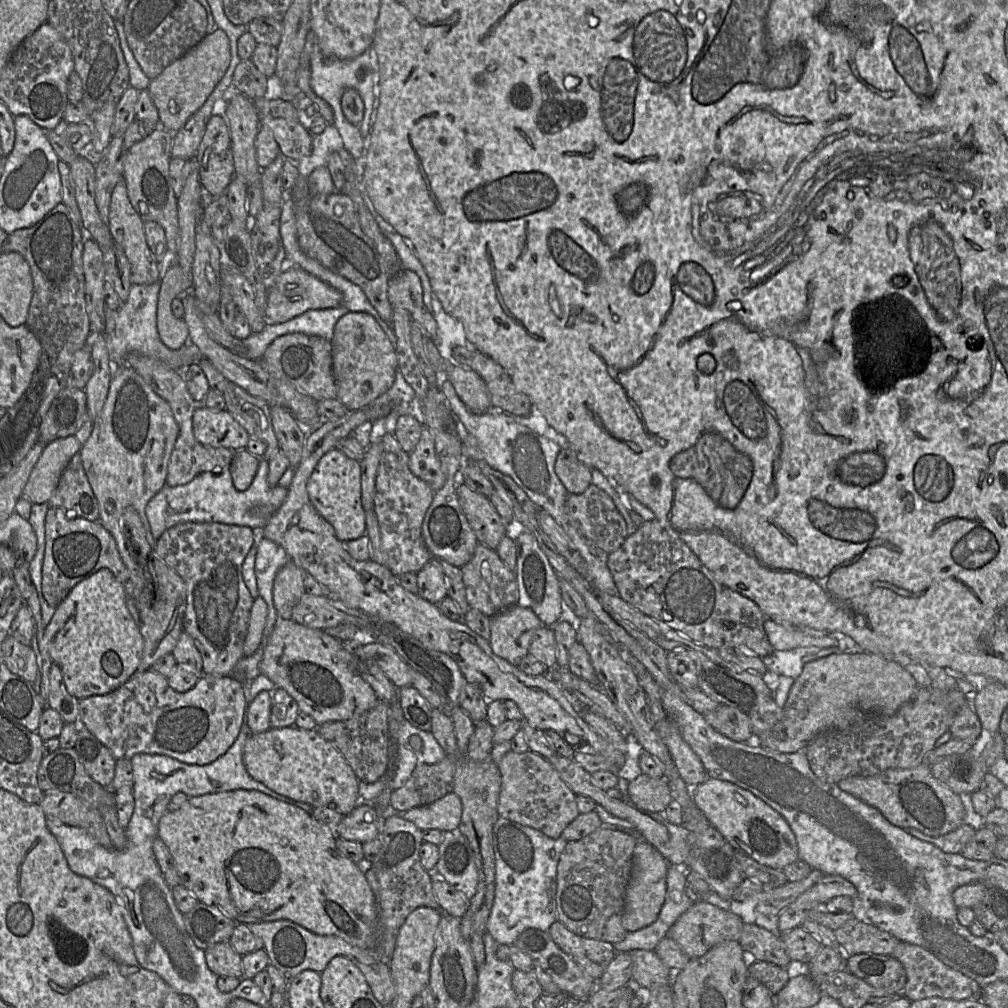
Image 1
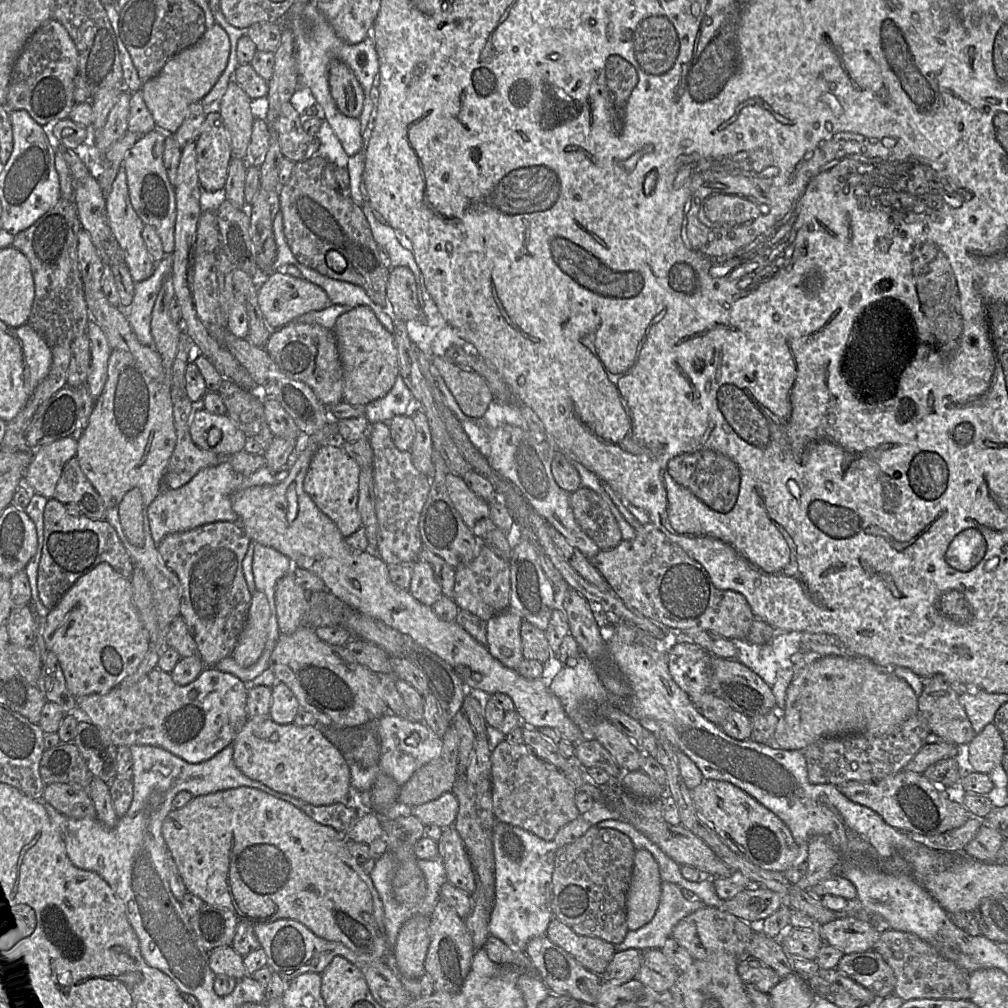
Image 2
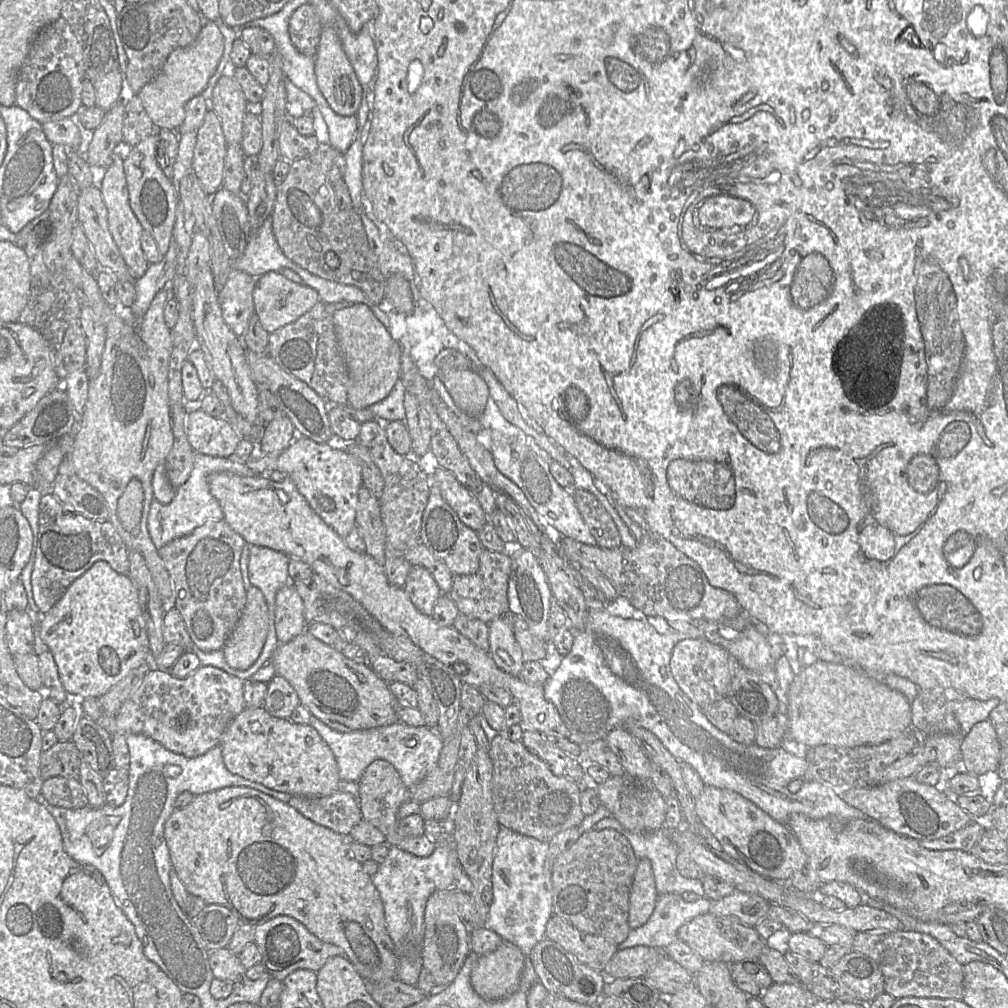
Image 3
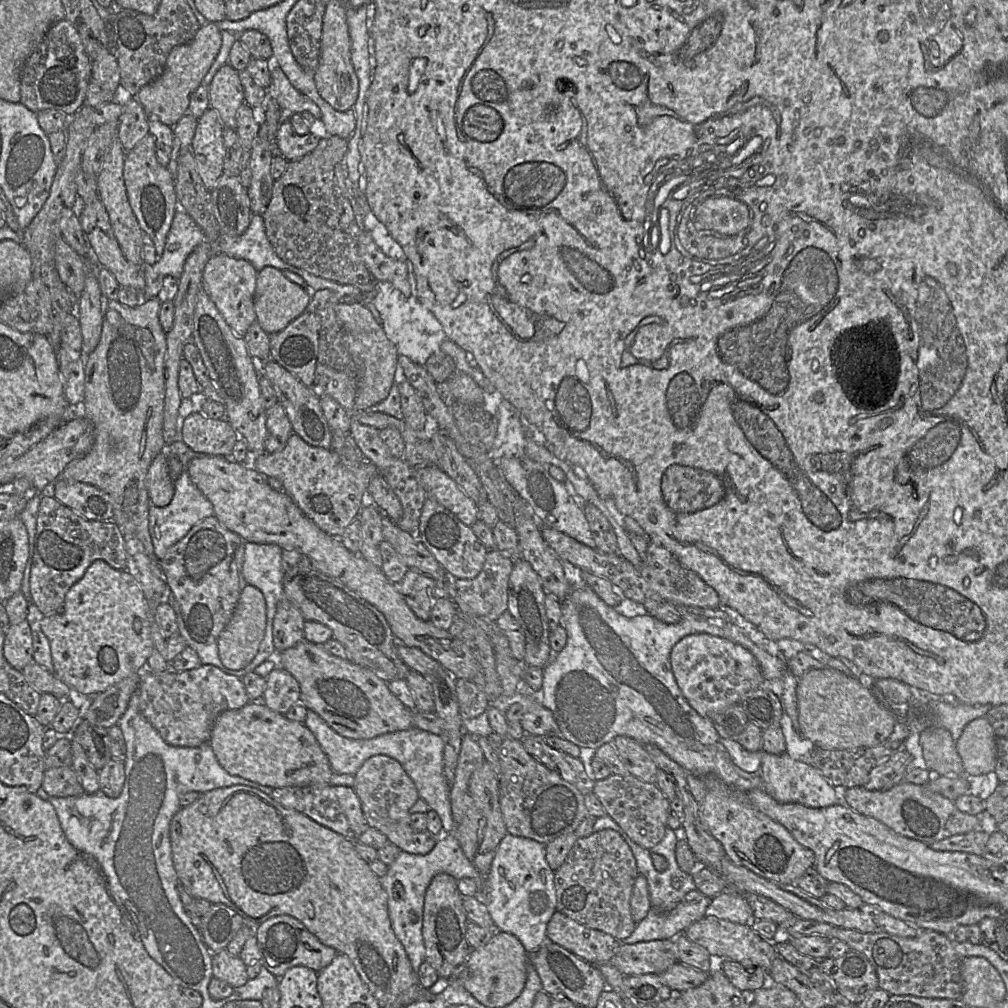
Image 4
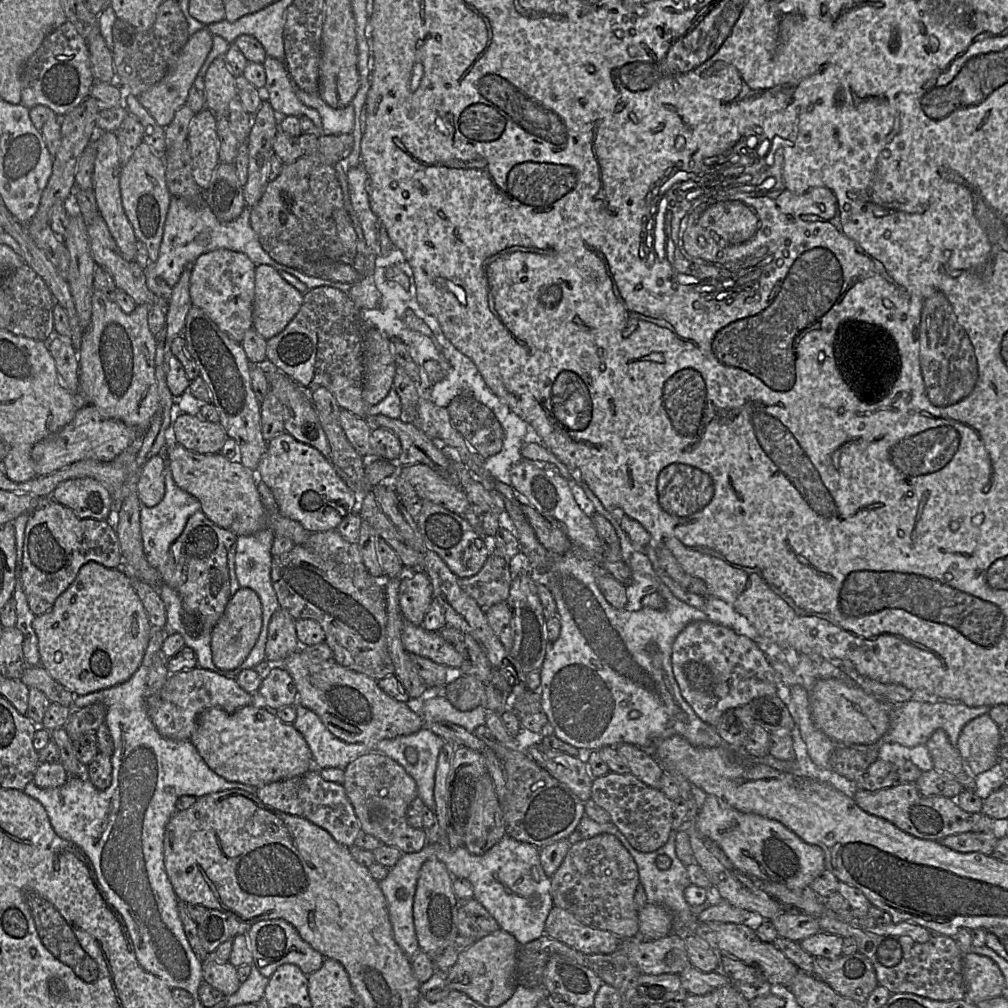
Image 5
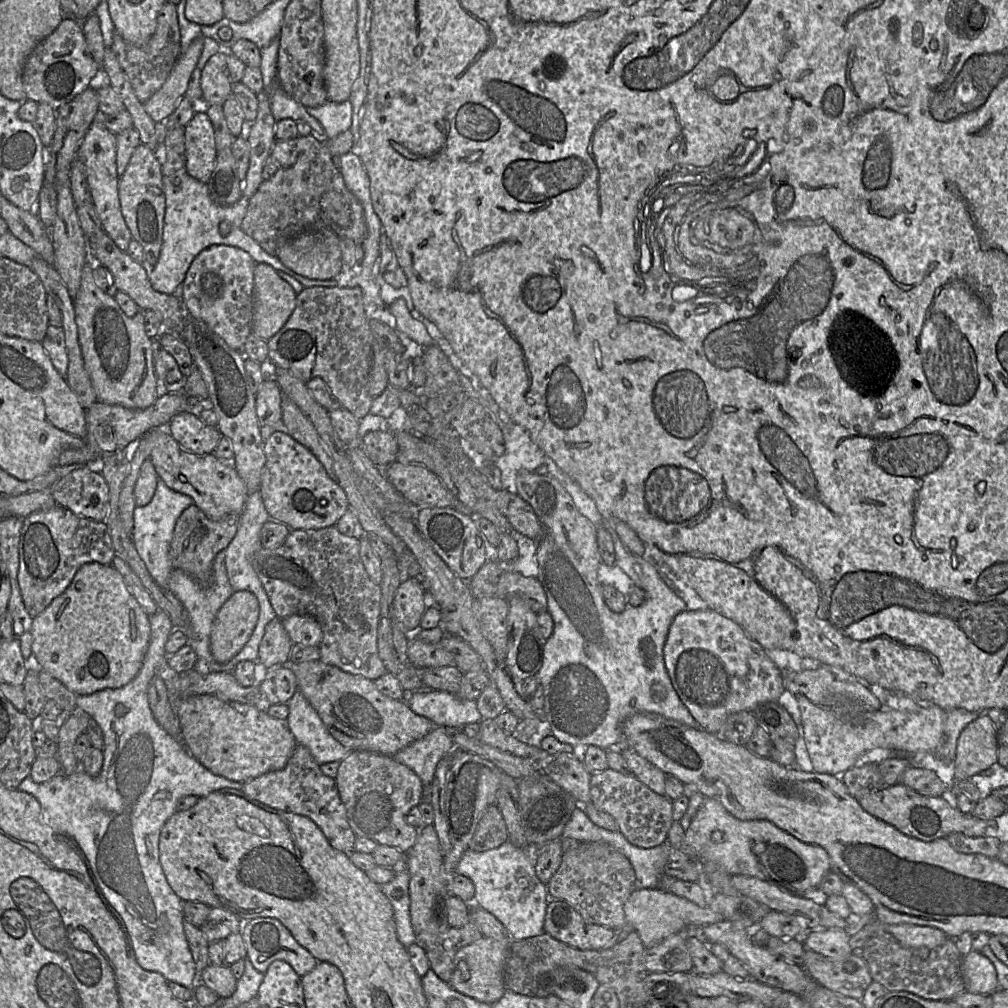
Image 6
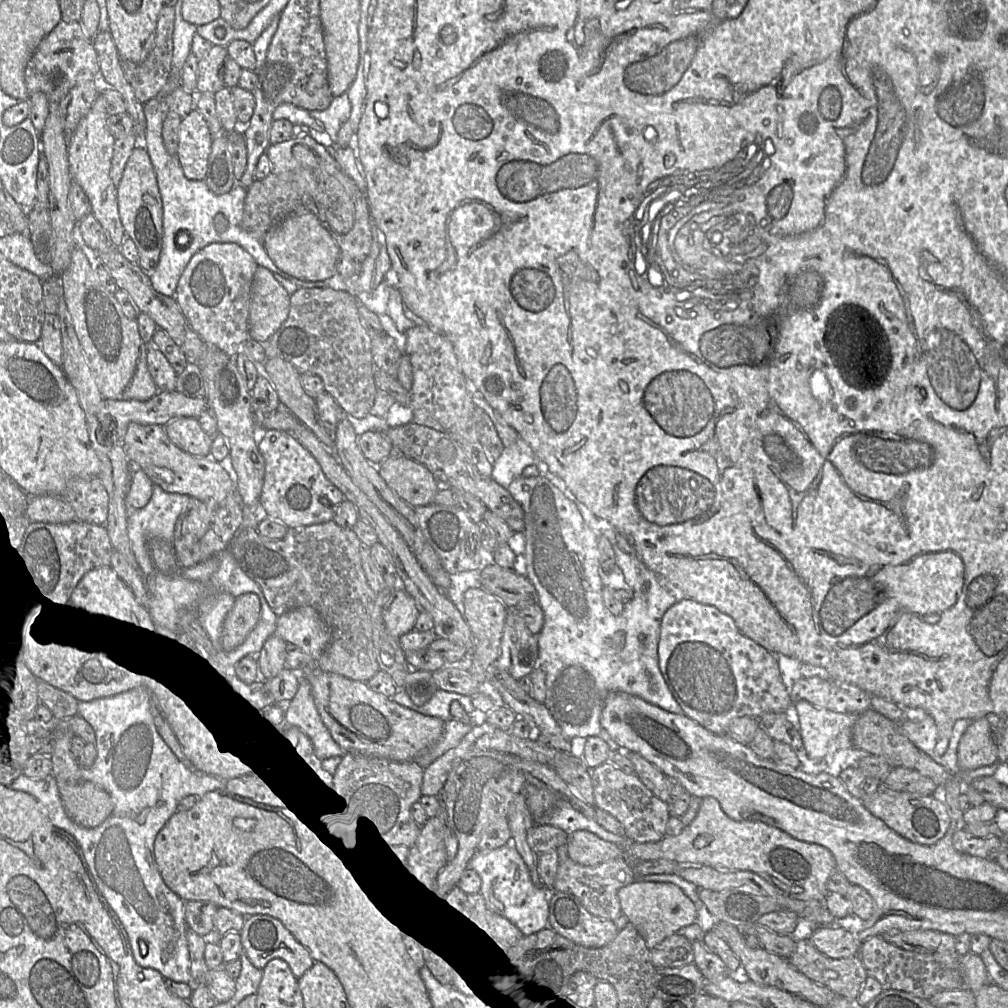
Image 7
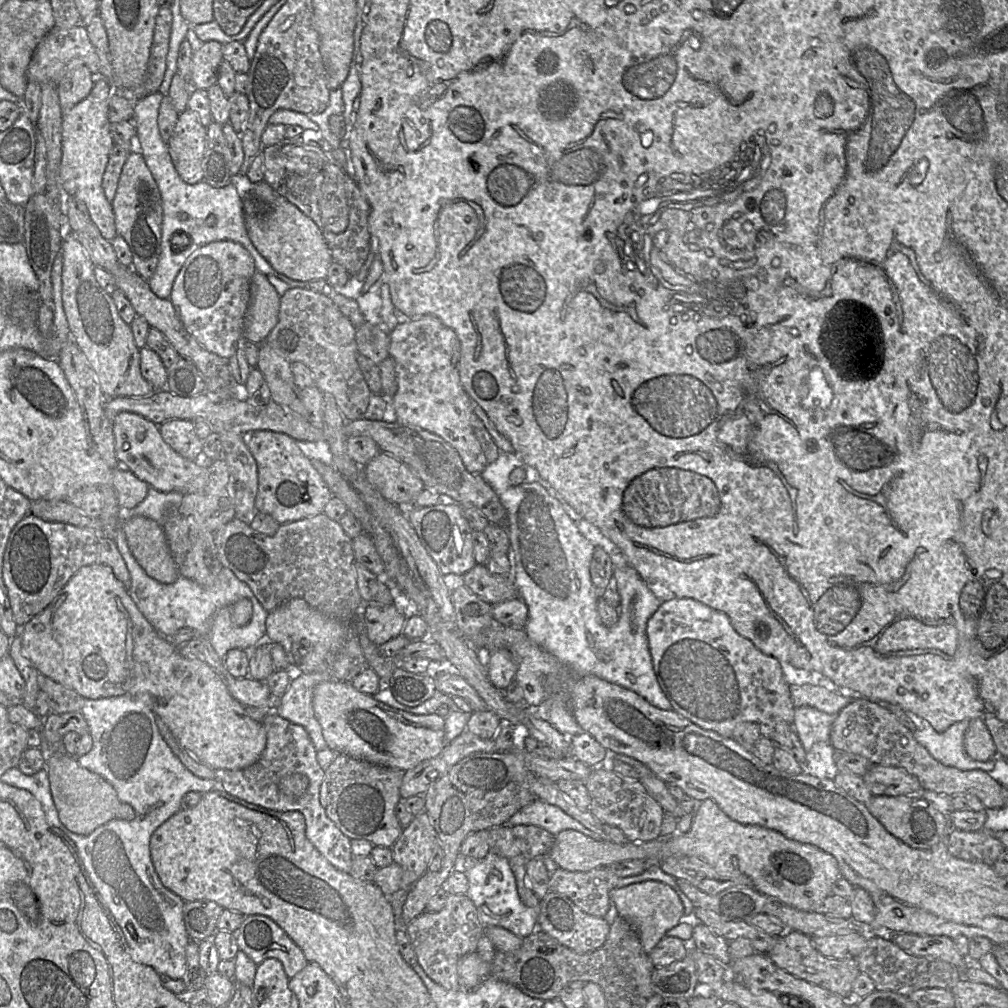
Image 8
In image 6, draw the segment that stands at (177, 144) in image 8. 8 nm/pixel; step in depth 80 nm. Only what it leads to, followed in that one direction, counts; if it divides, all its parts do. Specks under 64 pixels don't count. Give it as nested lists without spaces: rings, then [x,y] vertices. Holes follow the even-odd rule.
[[[199,106],[184,127],[186,171],[203,183],[207,183],[211,177],[218,152],[213,125],[205,107]]]

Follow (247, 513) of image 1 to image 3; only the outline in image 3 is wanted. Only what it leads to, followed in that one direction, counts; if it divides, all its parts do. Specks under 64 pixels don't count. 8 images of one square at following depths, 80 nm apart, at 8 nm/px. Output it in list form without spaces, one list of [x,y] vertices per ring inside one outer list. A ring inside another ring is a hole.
[[[196,452],[191,474],[184,484],[176,488],[172,501],[162,504],[156,499],[152,500],[148,514],[148,531],[155,547],[159,550],[168,542],[188,535],[208,520],[223,520],[223,510],[209,490],[208,476],[219,472],[247,477],[255,476],[256,473],[248,468],[245,461],[239,460],[235,456],[217,457]]]

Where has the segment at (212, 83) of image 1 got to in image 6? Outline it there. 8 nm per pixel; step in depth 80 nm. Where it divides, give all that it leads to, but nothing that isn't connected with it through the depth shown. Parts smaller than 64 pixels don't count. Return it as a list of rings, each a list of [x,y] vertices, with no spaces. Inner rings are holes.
[[[195,38],[178,57],[164,84],[145,102],[146,113],[156,123],[164,122],[185,97],[192,72],[203,50],[203,38]]]

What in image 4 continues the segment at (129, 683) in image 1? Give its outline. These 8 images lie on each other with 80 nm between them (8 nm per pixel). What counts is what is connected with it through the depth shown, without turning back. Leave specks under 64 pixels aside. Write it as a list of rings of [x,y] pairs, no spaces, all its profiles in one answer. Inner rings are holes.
[[[200,665],[182,672],[143,672],[138,686],[139,710],[162,739],[179,747],[208,744],[215,719],[224,711],[239,709],[250,702],[241,678],[214,665]]]

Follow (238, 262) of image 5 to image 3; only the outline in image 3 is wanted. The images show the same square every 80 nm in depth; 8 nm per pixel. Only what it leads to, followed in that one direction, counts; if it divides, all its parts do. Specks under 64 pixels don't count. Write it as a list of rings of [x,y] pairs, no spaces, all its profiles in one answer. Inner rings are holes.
[[[232,268],[226,283],[218,291],[218,300],[223,319],[233,333],[243,338],[251,316],[255,313],[253,294],[256,278]]]

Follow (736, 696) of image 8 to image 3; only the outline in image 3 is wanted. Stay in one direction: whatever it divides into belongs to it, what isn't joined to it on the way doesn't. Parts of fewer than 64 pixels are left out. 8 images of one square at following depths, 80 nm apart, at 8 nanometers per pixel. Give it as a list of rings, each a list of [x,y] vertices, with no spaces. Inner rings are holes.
[[[704,638],[685,639],[672,651],[670,670],[683,693],[699,708],[727,698],[732,680],[740,666],[738,660],[722,646]]]

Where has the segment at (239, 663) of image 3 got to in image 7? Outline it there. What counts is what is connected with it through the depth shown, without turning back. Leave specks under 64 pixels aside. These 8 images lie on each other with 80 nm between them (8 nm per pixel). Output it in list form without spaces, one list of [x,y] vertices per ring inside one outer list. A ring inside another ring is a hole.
[[[251,592],[235,597],[220,634],[220,651],[229,652],[239,646],[259,620],[260,601]]]

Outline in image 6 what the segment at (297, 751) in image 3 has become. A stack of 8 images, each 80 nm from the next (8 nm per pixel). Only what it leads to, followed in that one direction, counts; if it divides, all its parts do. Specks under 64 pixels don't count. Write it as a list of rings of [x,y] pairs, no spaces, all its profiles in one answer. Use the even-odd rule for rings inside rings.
[[[215,695],[189,696],[175,709],[181,742],[213,774],[246,782],[285,767],[297,741],[285,722],[267,714],[265,705],[252,706],[223,700]]]

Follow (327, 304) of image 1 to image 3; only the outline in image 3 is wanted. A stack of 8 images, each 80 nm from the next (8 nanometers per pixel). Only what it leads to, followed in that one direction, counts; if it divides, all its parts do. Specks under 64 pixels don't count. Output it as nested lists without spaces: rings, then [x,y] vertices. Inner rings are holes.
[[[269,271],[256,278],[253,294],[254,309],[263,328],[268,333],[296,321],[313,308],[318,301],[320,301],[320,297],[315,289],[305,284],[295,283],[279,271]]]

